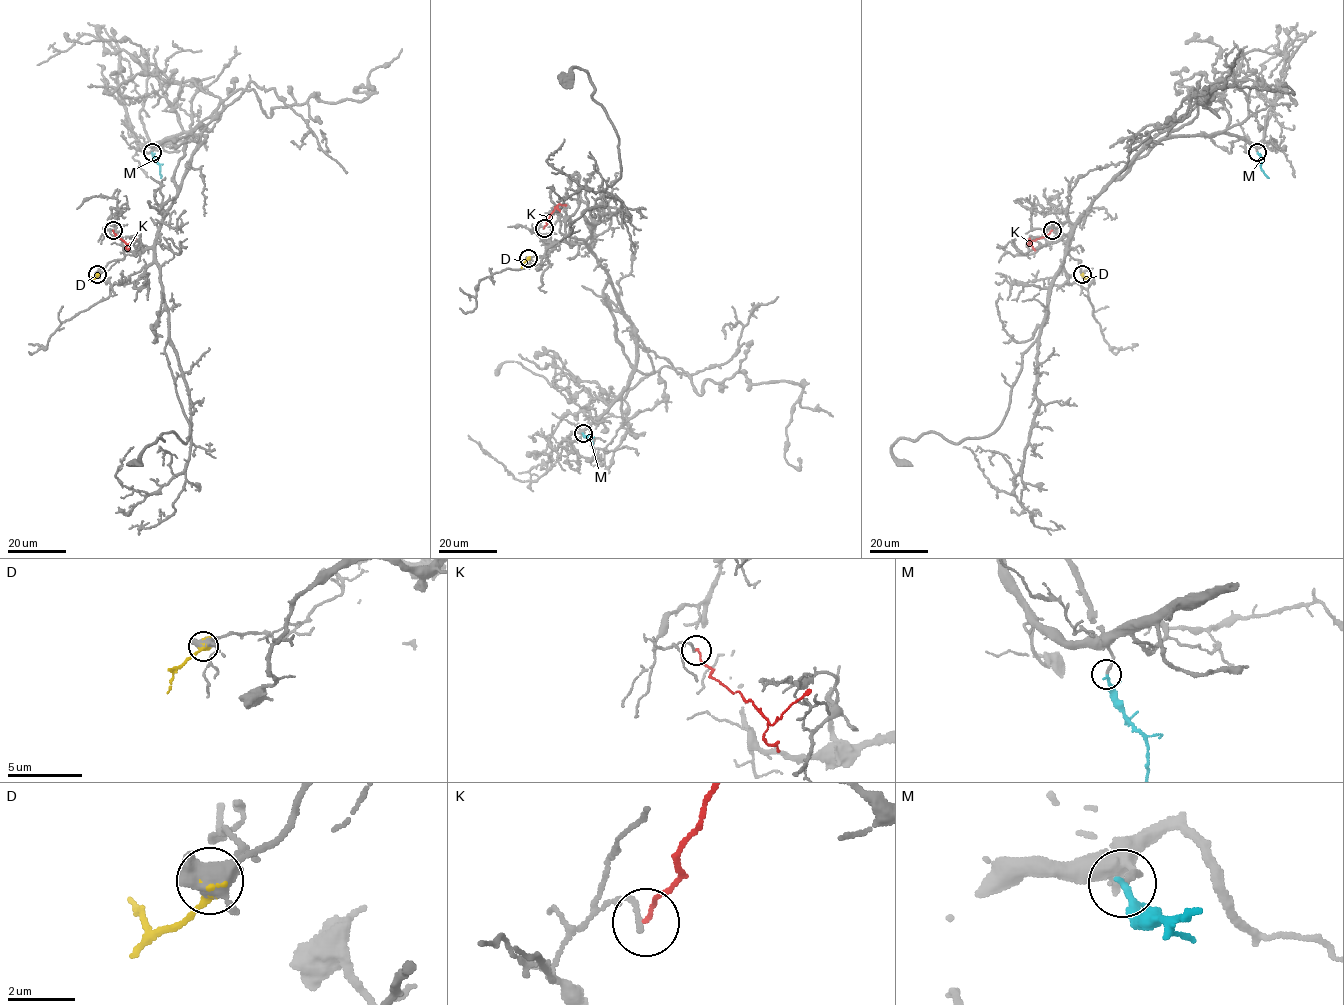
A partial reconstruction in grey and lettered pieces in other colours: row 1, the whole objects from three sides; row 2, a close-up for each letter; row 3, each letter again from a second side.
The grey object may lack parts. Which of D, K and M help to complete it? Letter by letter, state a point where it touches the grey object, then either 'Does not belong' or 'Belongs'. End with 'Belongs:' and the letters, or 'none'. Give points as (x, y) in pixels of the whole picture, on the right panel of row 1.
D: Touches grey at (1082, 274). Belongs
K: Touches grey at (1052, 230). Does not belong
M: Touches grey at (1257, 152). Belongs
Belongs: D, M

